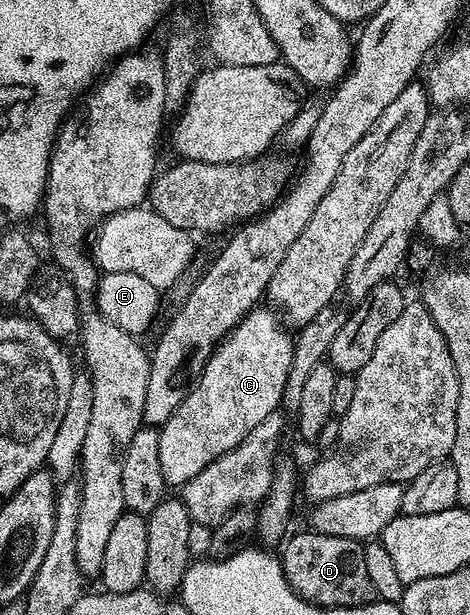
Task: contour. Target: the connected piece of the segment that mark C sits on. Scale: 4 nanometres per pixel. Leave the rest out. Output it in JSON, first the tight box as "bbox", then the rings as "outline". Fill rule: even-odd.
{"bbox":[158,306,295,486],"outline":[[[259,306],[253,312],[249,312],[229,332],[225,340],[218,343],[218,347],[208,358],[197,384],[191,388],[184,402],[180,402],[176,414],[172,414],[172,418],[168,418],[168,422],[161,425],[158,433],[160,470],[167,485],[181,486],[196,478],[196,474],[200,474],[200,470],[204,470],[208,462],[216,462],[220,454],[228,454],[228,450],[244,442],[244,438],[248,438],[248,434],[252,434],[252,430],[256,430],[256,426],[260,426],[260,422],[264,422],[268,414],[279,411],[282,394],[288,382],[288,370],[292,366],[295,337],[291,333],[286,333],[283,321],[269,307],[265,307]]]}

